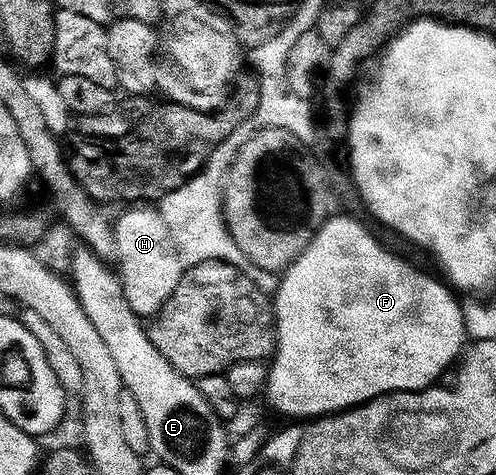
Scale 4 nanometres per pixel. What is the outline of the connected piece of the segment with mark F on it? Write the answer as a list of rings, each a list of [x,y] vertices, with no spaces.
[[[336,215],[321,224],[305,252],[285,268],[277,296],[271,299],[275,350],[267,367],[263,395],[285,415],[320,417],[356,407],[389,391],[419,391],[440,380],[441,370],[463,351],[461,338],[467,335],[463,307],[457,304],[458,296],[452,288],[389,251],[359,220]]]

